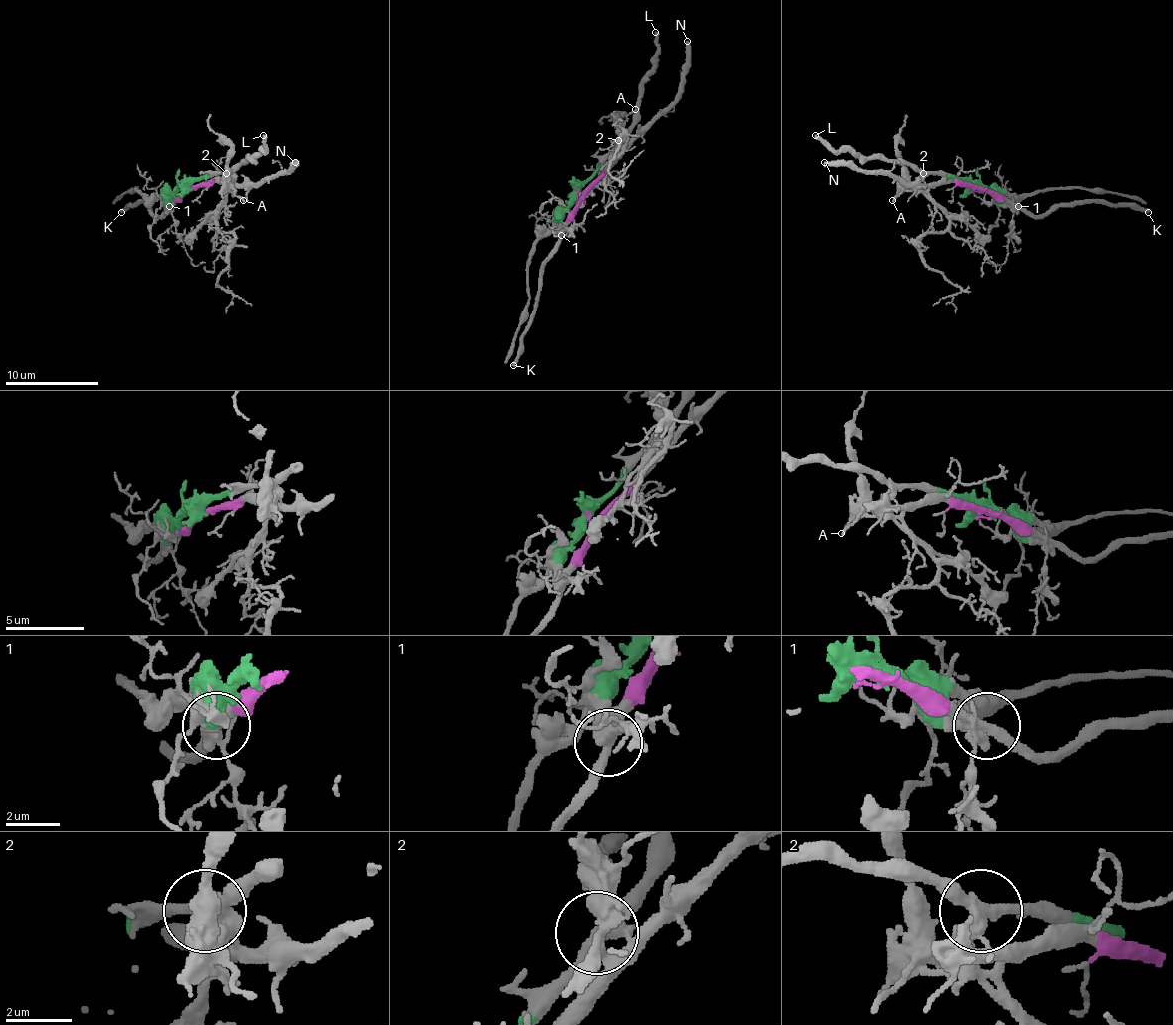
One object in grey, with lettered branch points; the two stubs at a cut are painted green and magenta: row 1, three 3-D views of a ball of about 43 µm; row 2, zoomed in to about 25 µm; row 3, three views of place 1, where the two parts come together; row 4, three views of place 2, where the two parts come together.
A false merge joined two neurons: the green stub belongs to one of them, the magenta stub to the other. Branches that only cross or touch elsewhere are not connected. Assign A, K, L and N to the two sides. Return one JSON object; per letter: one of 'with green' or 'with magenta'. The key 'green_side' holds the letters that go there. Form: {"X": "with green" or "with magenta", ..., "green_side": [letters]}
{"A": "with green", "K": "with magenta", "L": "with green", "N": "with magenta", "green_side": ["A", "L"]}

